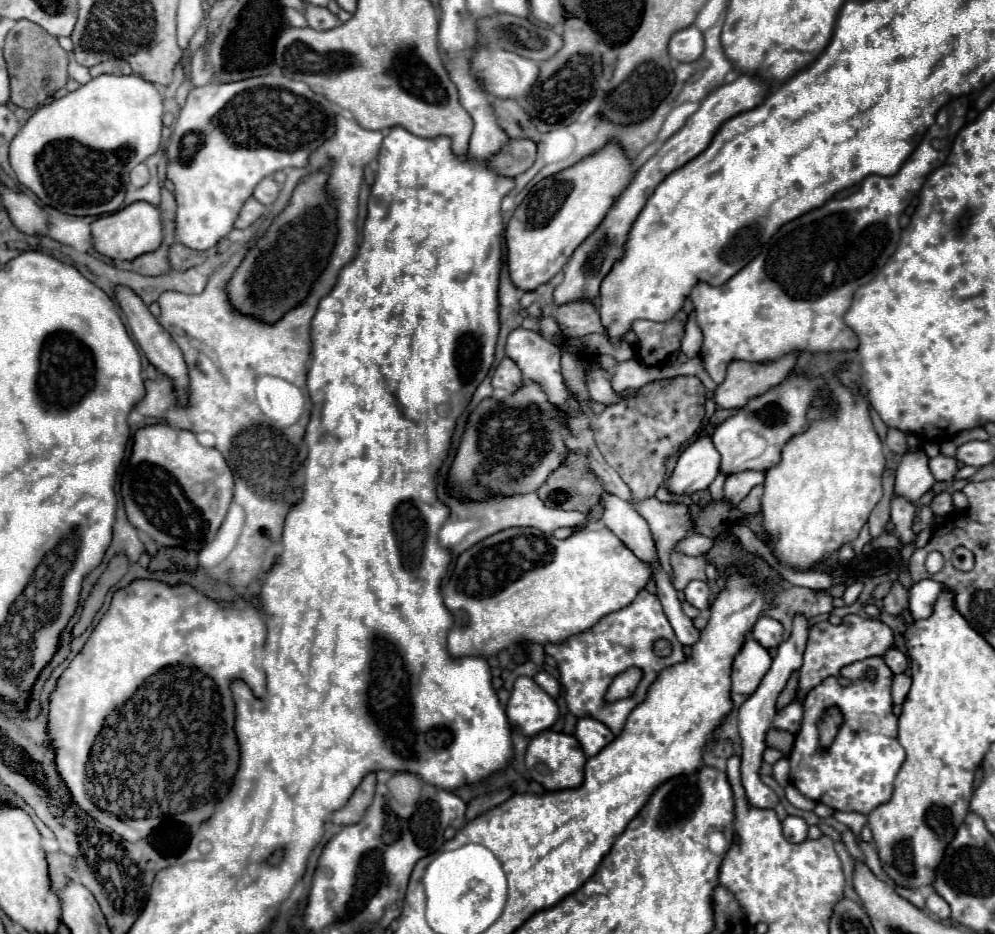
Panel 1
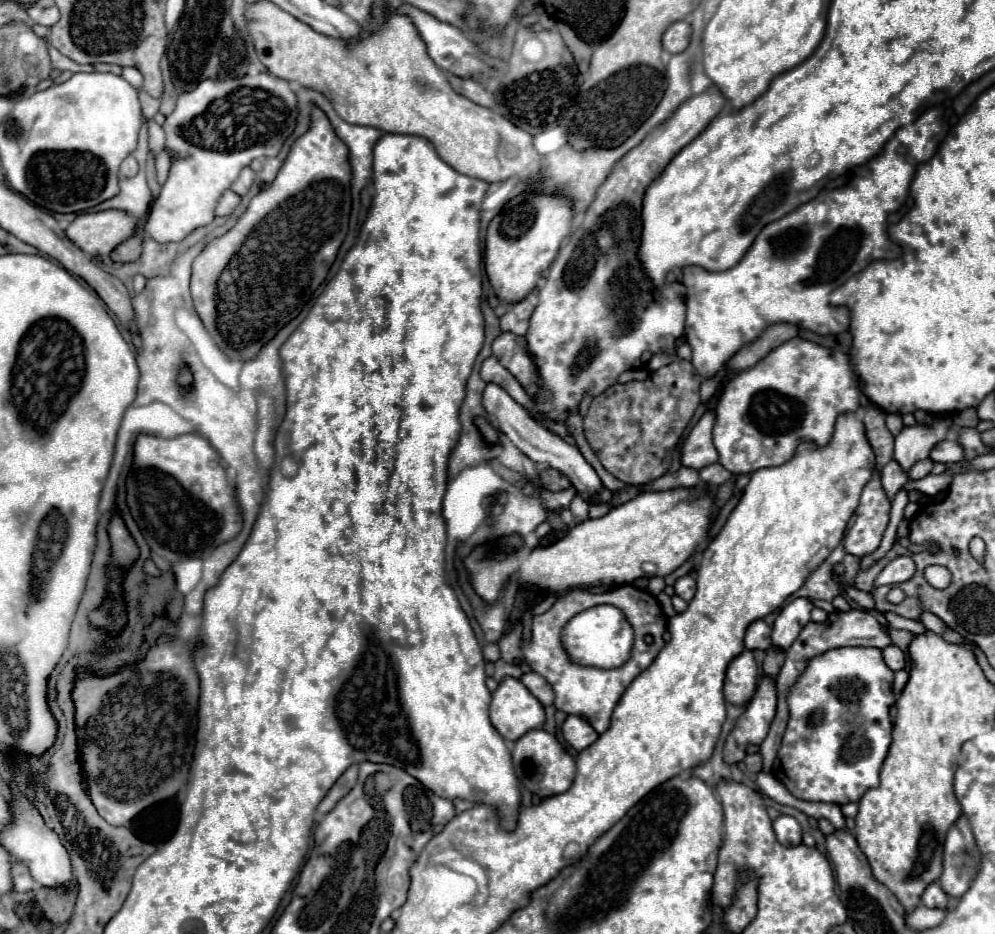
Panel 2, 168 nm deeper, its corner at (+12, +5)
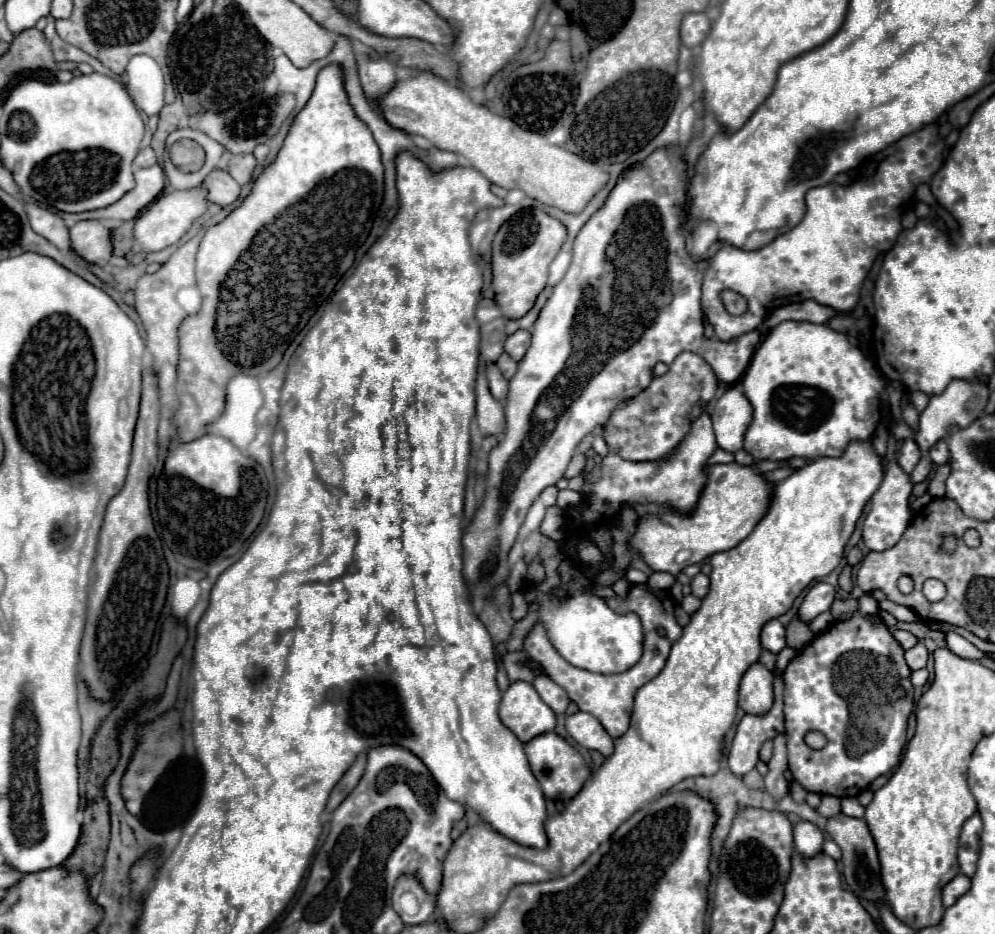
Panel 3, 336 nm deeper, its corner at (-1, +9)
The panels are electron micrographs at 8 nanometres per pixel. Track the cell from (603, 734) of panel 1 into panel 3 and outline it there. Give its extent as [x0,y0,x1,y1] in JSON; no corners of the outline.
[566,711,614,757]

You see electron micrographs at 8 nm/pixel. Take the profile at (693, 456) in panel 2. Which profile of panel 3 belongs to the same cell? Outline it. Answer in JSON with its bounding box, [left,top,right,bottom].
[712,385,752,453]

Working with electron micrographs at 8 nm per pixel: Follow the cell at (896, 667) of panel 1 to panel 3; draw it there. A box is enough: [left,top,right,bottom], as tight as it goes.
[906,643,928,671]

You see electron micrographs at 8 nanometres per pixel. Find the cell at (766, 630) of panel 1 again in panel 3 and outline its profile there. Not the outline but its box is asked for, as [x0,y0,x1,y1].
[760,619,786,655]

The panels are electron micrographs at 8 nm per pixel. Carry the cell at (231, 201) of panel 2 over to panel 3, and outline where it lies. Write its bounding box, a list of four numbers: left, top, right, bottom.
[202,169,240,205]

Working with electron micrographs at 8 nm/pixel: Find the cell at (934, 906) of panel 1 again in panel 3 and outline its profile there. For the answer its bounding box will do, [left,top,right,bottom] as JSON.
[942,873,970,907]

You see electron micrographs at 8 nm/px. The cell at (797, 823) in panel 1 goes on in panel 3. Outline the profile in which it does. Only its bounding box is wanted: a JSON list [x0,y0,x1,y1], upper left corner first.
[794,821,824,859]

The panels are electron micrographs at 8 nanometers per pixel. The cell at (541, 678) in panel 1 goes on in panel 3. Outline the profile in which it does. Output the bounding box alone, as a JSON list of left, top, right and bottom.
[534,675,570,715]

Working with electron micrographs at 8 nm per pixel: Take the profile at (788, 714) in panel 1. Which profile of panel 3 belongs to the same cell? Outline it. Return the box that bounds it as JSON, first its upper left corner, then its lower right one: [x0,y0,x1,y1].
[728,647,798,777]

